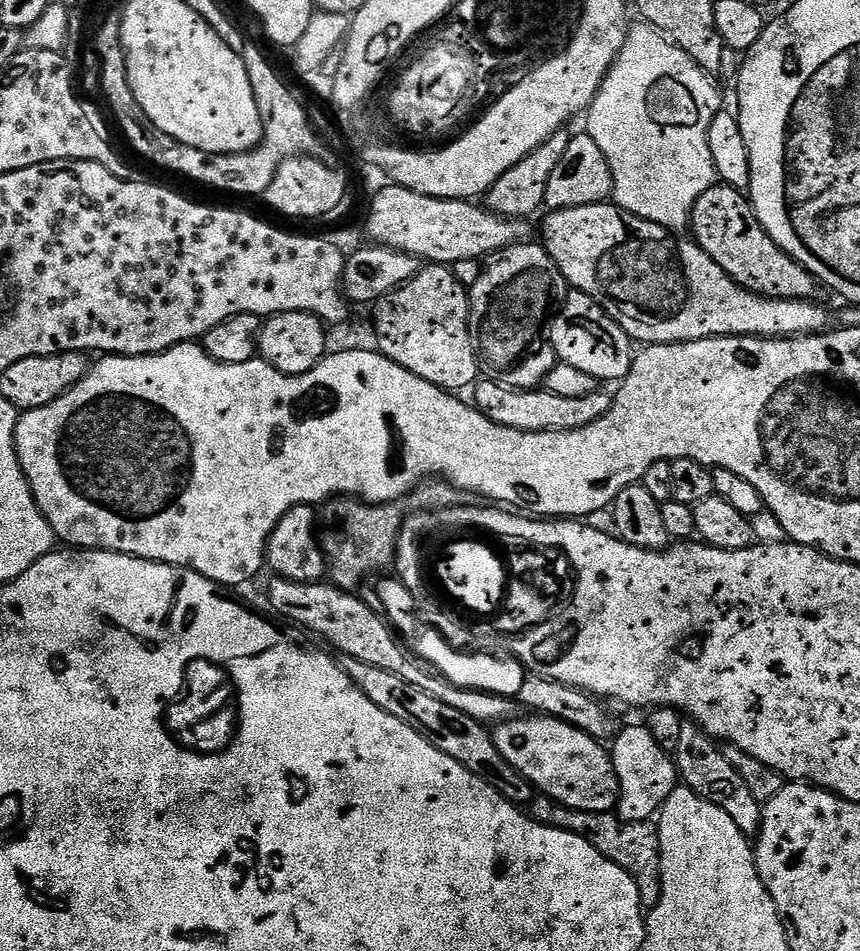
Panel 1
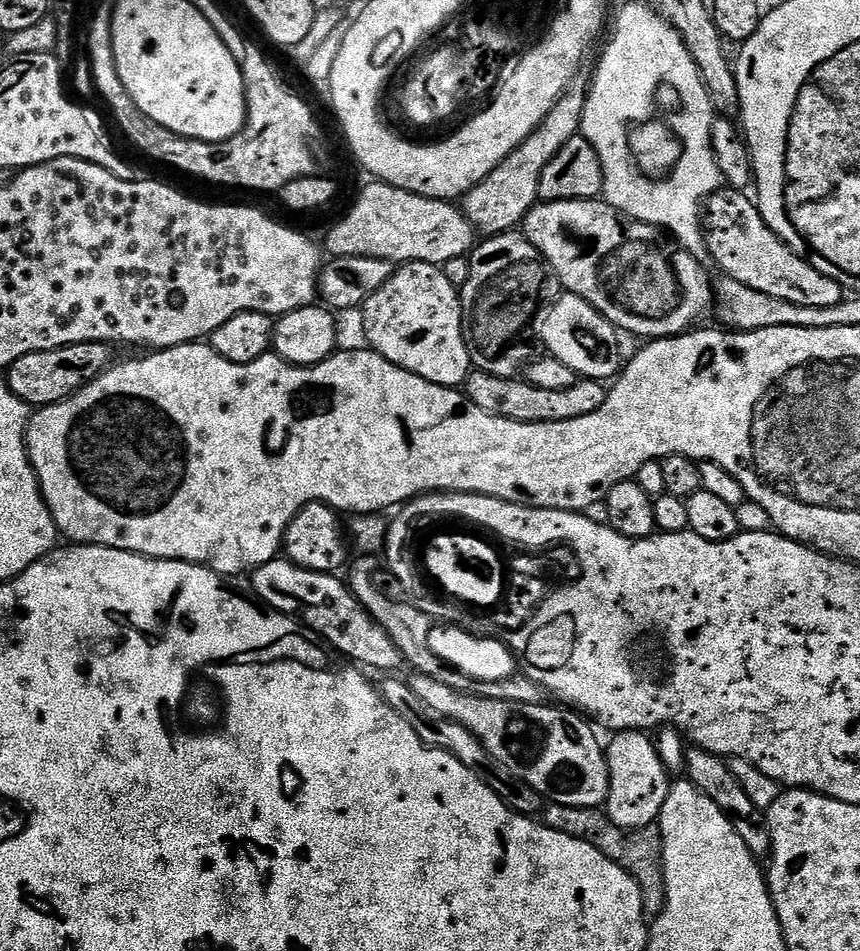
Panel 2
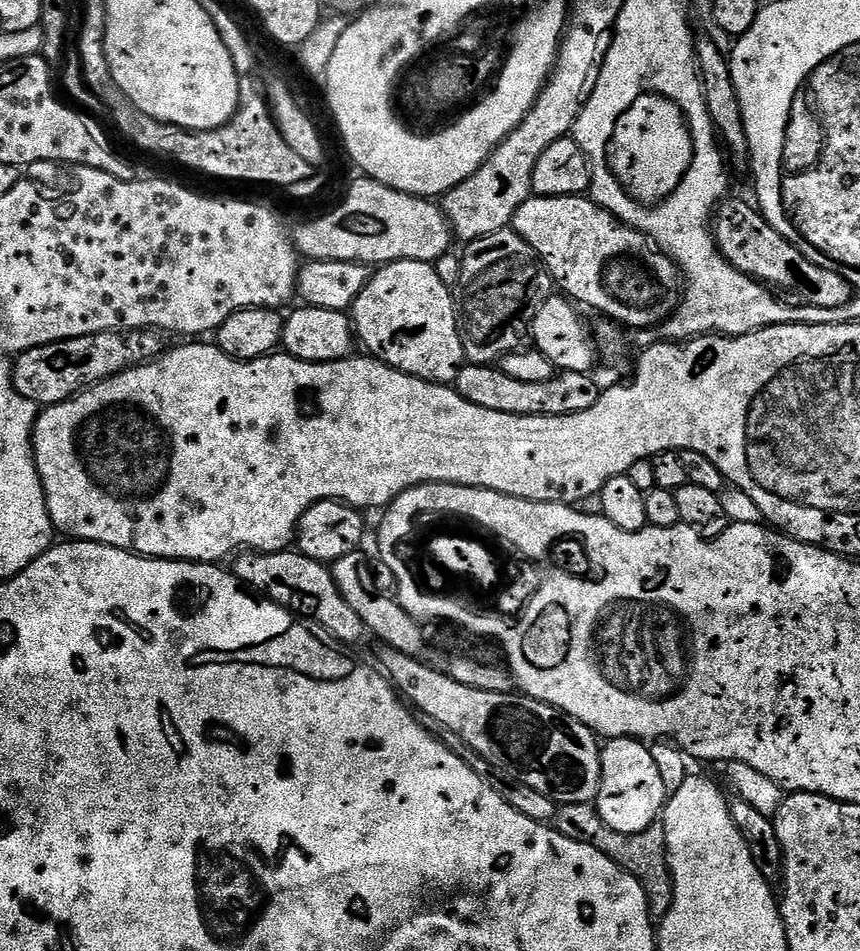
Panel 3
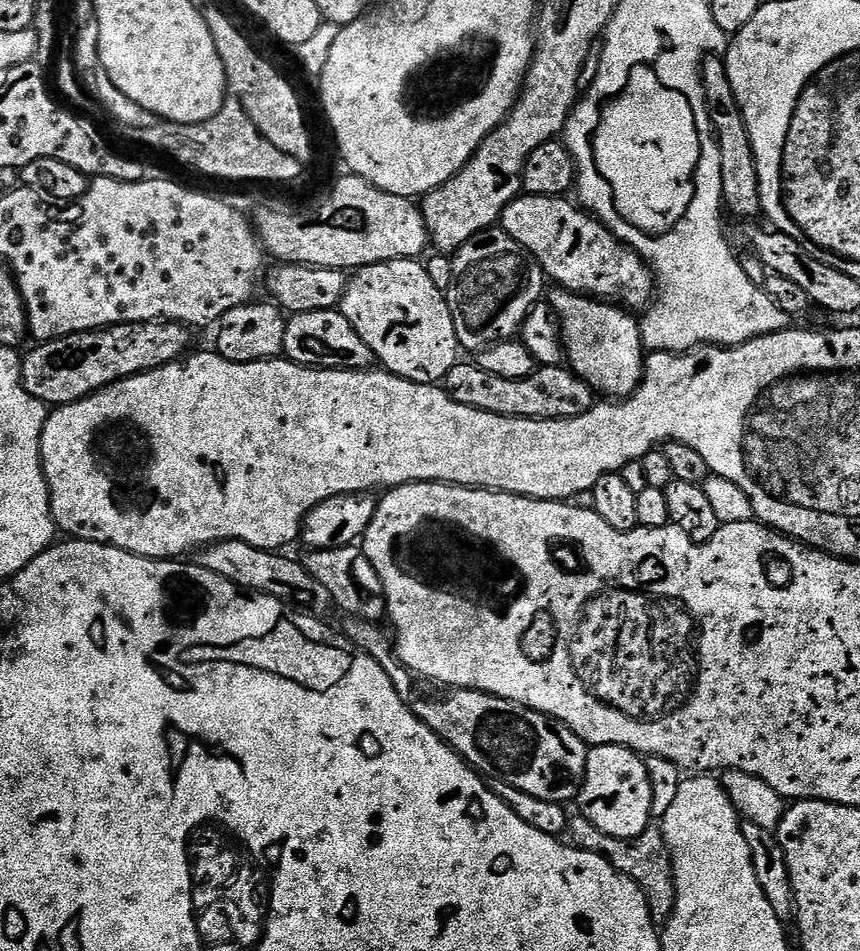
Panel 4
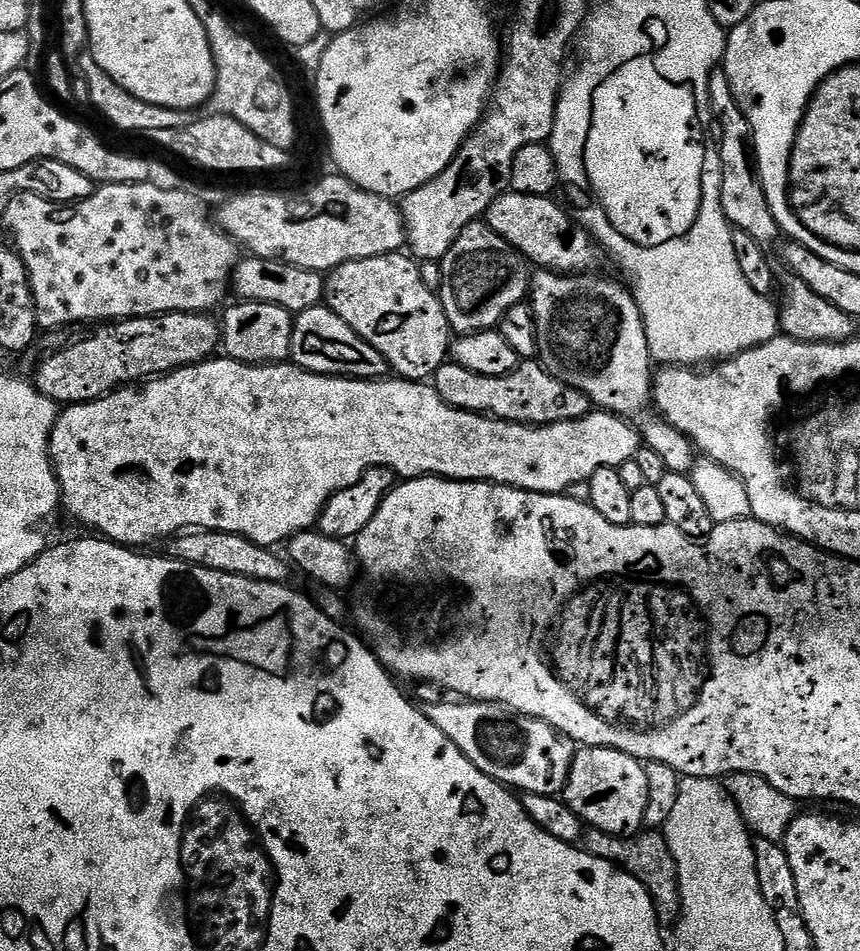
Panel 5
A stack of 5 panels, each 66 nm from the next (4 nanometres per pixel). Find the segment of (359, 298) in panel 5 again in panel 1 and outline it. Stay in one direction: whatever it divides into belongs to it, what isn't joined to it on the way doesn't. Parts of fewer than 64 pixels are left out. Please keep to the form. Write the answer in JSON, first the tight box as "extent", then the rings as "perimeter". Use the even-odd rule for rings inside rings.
{"extent":[374,263,482,394],"perimeter":[[[433,263],[421,267],[413,280],[395,288],[375,308],[374,327],[384,339],[383,353],[398,366],[453,394],[477,383],[482,360],[470,327],[470,292],[451,267]]]}

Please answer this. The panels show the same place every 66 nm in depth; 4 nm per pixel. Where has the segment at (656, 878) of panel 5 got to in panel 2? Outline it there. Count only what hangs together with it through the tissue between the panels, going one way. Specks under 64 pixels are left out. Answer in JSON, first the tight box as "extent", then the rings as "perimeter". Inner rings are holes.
{"extent":[542,803,666,918],"perimeter":[[[549,803],[543,809],[542,820],[554,830],[558,830],[562,834],[570,834],[570,838],[589,840],[595,848],[602,850],[602,854],[606,854],[606,858],[610,858],[618,866],[622,866],[622,870],[630,873],[640,888],[644,899],[645,917],[655,918],[660,915],[660,911],[664,908],[666,886],[664,885],[664,840],[660,837],[659,823],[648,824],[645,828],[619,828],[614,826],[614,822],[608,820],[607,811],[600,808],[571,808],[554,803]]]}

